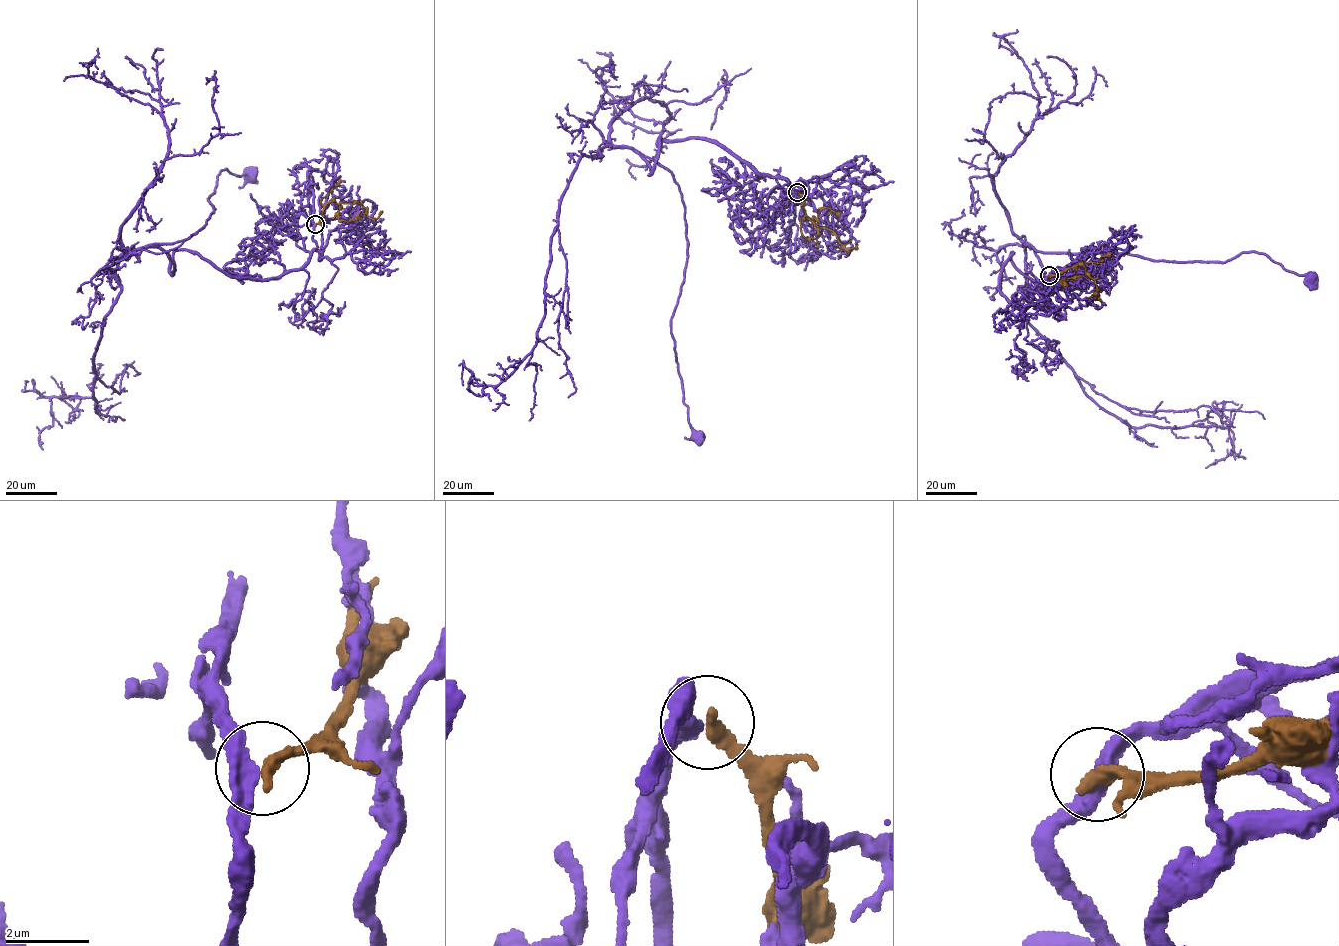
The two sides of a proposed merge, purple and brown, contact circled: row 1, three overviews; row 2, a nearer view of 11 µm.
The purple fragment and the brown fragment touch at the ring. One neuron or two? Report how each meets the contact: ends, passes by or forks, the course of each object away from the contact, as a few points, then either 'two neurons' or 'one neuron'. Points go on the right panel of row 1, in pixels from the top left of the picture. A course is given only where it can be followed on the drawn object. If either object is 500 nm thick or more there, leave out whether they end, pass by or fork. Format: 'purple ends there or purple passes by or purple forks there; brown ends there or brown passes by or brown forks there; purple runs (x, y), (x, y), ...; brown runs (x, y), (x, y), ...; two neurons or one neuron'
purple passes by; brown ends there; purple runs (1049, 275), (1049, 298), (1022, 309), (999, 289), (1013, 252), (1039, 281), (1032, 248), (1255, 252), (1311, 279); brown runs (1049, 275), (1062, 274), (1083, 265), (1085, 274), (1093, 279), (1097, 297), (1093, 292); two neurons

